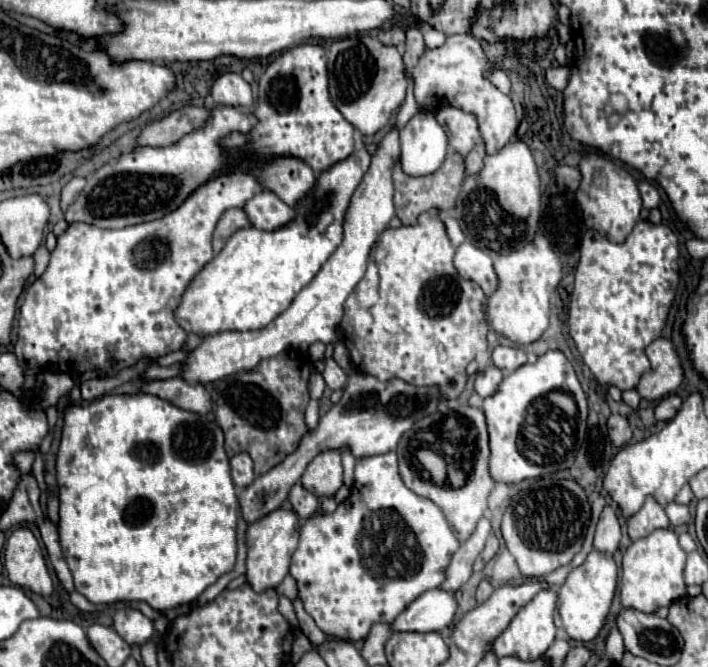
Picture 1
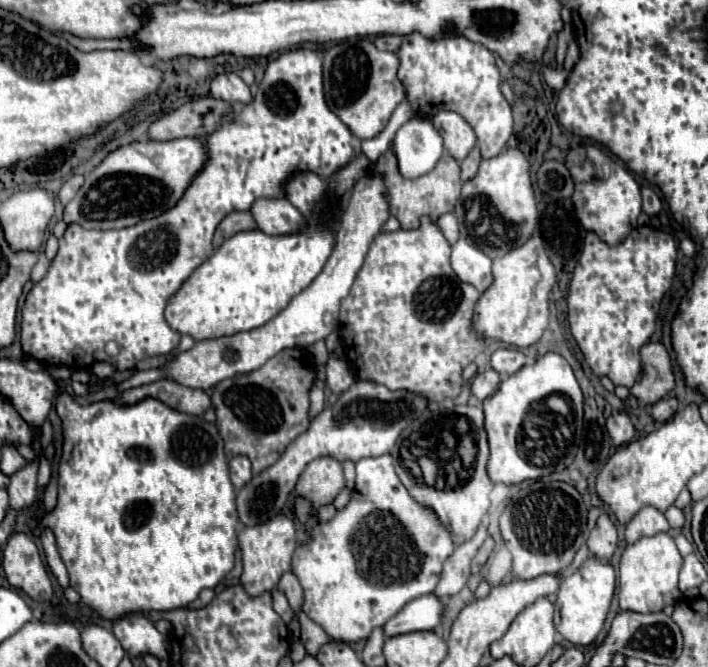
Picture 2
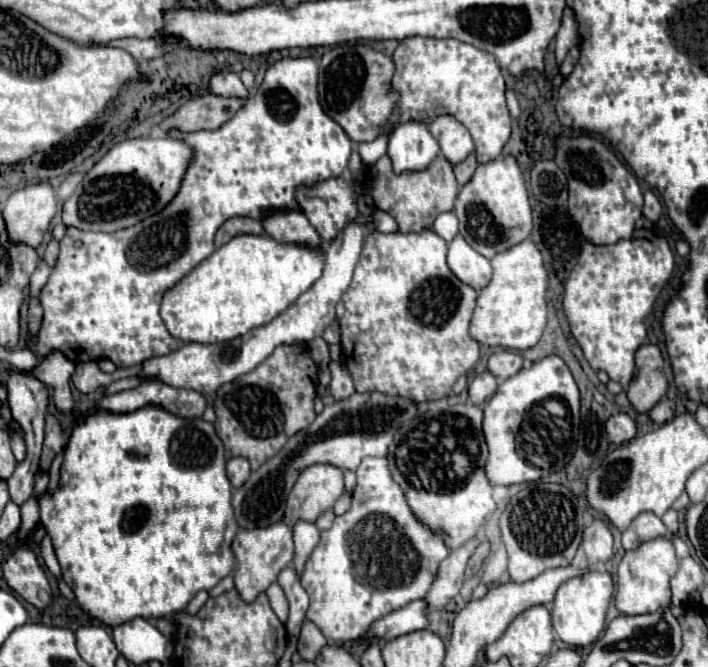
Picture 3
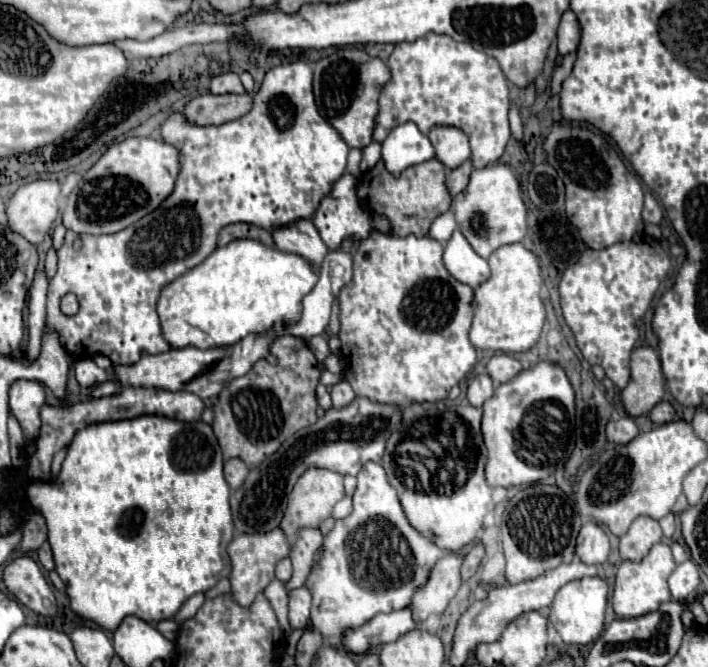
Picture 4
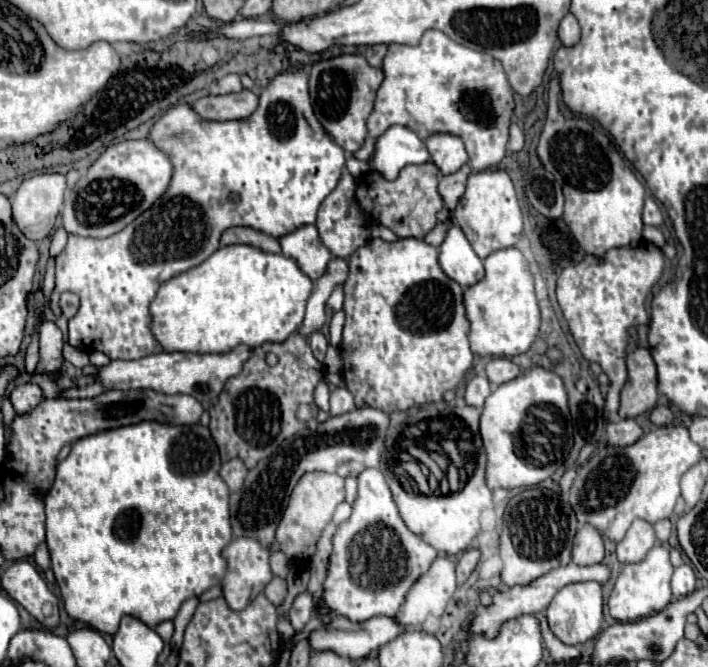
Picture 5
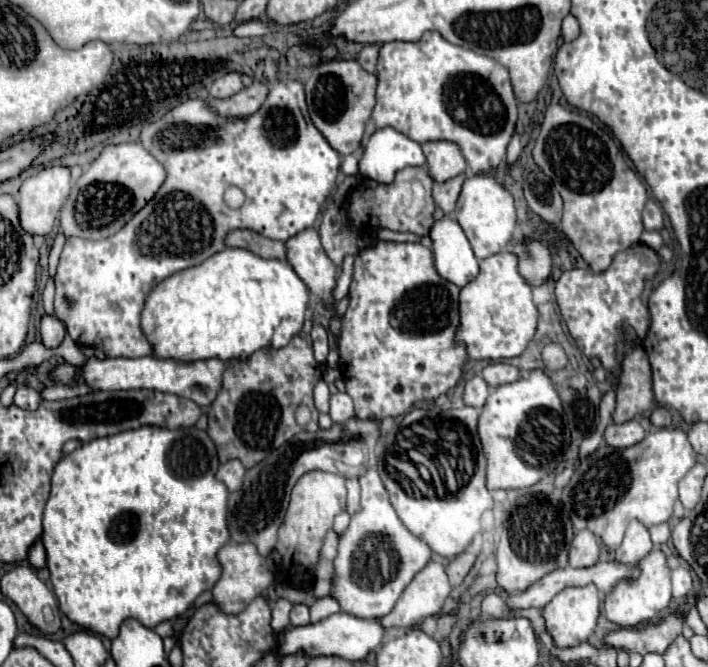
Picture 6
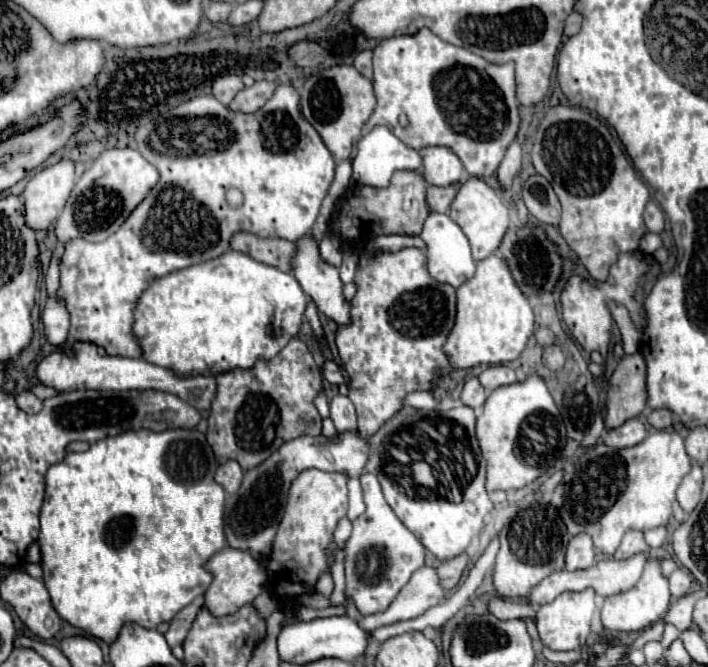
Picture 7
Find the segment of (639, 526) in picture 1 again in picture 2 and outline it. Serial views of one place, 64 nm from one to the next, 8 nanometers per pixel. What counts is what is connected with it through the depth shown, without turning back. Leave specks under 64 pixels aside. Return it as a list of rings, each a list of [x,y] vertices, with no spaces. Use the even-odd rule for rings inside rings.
[[[642,508],[626,526],[624,538],[626,544],[632,546],[636,540],[644,538],[644,536],[654,536],[660,532],[668,532],[670,526],[666,522],[666,518],[662,516],[662,512],[656,512],[656,508]]]

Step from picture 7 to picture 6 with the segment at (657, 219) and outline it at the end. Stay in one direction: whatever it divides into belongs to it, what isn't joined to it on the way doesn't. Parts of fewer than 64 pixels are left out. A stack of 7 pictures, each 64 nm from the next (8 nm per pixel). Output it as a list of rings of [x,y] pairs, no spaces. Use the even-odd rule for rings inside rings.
[[[648,200],[646,208],[642,212],[642,220],[644,220],[644,228],[646,230],[662,230],[664,214],[662,214],[660,204],[656,204],[654,200]]]

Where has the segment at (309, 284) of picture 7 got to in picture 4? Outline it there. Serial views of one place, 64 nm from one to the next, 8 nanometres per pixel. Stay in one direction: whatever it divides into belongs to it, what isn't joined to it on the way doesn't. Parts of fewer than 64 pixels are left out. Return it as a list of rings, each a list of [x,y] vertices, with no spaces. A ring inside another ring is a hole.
[[[298,220],[292,224],[292,228],[276,228],[272,230],[272,236],[278,250],[302,256],[314,270],[320,268],[328,254],[328,248],[320,240],[320,234],[310,220]]]

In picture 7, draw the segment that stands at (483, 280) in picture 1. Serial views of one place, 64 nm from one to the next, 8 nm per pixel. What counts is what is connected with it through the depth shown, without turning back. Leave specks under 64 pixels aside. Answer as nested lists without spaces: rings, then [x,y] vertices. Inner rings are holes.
[[[430,212],[426,222],[424,222],[420,238],[426,242],[426,268],[428,268],[428,274],[436,282],[444,282],[444,284],[450,284],[450,286],[458,288],[460,284],[464,284],[472,276],[472,272],[476,268],[476,262],[470,254],[468,238],[464,236],[460,226],[448,214]]]

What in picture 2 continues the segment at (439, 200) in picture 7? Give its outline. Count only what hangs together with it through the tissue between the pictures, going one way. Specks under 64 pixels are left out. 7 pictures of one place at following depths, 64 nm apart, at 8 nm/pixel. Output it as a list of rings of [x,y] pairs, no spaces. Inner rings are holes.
[[[474,148],[474,150],[460,162],[460,178],[462,178],[462,182],[470,180],[470,178],[478,172],[480,160],[482,160],[482,158],[480,158],[480,150]]]

